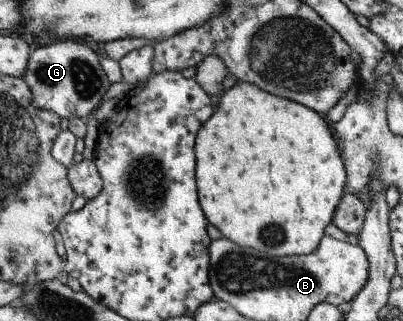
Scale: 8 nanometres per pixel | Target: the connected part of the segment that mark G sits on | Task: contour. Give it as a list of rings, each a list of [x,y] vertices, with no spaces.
[[[66,38],[30,51],[21,79],[30,89],[31,103],[57,114],[58,118],[85,119],[86,114],[98,107],[110,84],[96,55],[84,43]]]

